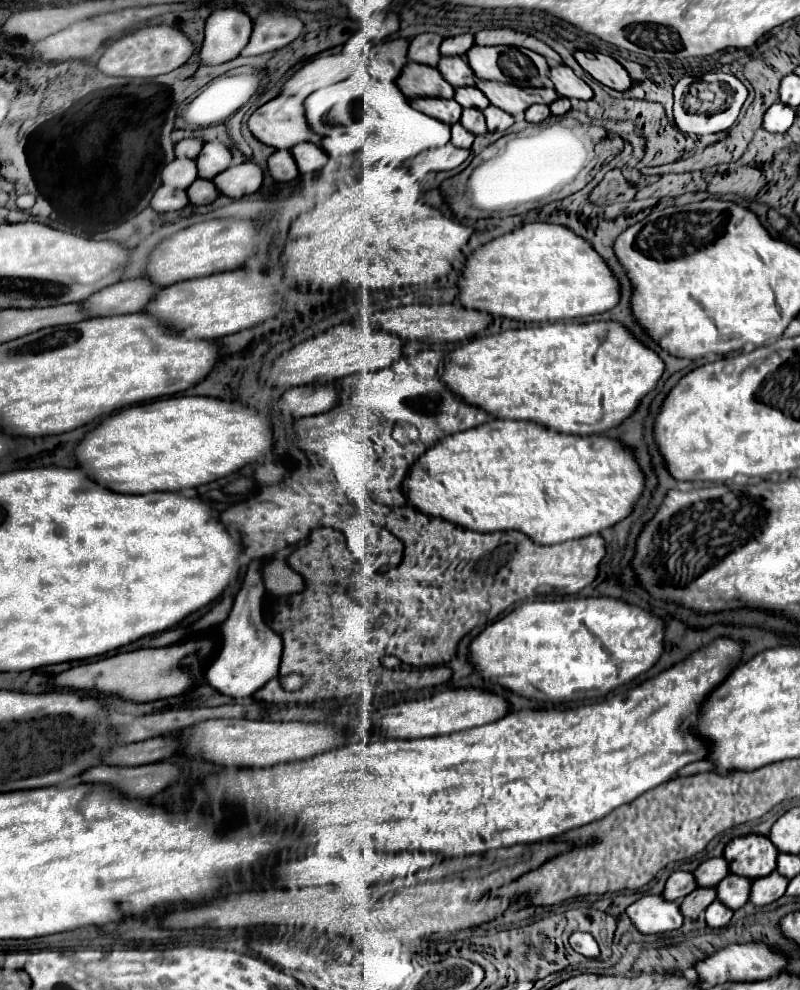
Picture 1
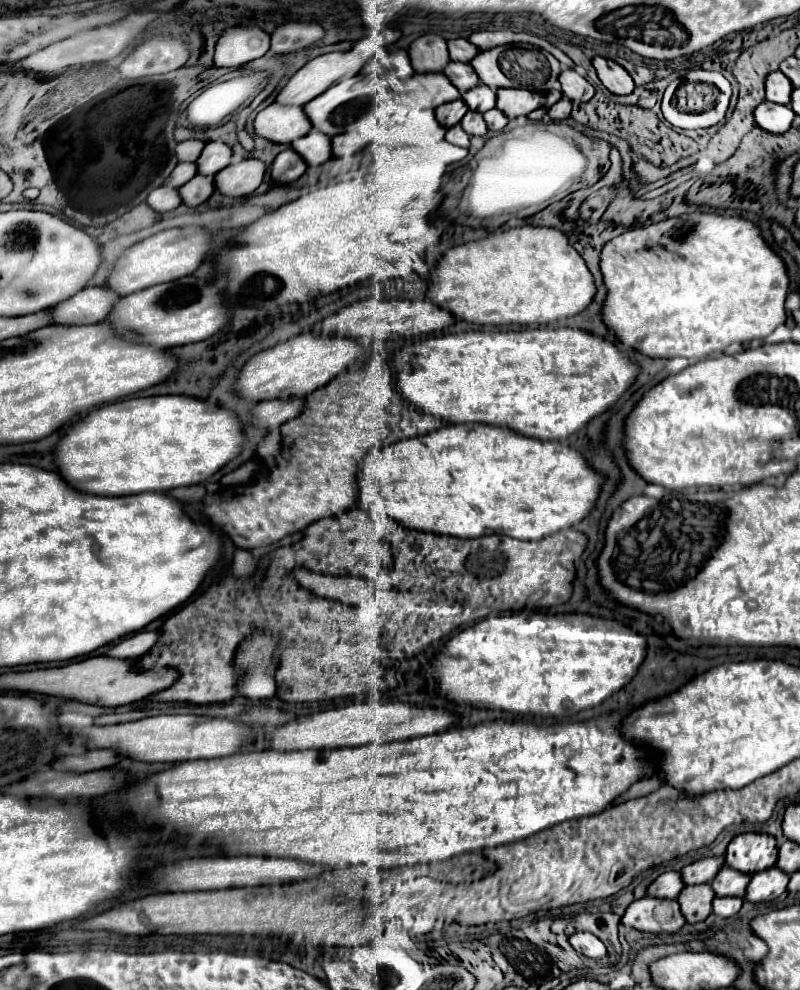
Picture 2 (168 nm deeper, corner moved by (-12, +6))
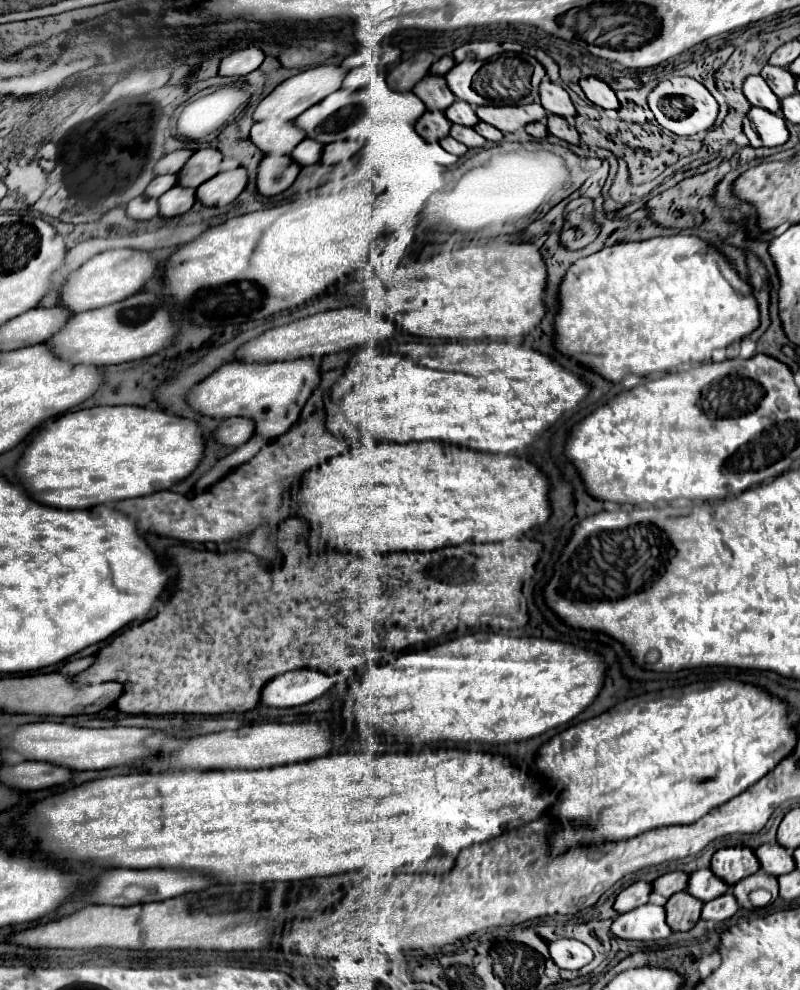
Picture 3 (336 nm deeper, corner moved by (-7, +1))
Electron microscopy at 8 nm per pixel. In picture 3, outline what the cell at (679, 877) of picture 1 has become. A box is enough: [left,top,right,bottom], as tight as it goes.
[615,882,653,914]

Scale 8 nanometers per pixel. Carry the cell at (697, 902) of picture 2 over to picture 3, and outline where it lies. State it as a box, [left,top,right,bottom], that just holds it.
[665,892,703,932]

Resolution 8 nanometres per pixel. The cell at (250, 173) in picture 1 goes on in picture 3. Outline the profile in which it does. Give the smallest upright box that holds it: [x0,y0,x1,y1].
[195,168,247,206]

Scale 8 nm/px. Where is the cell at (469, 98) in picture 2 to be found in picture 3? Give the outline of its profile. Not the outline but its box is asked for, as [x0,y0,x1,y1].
[445,100,479,126]

